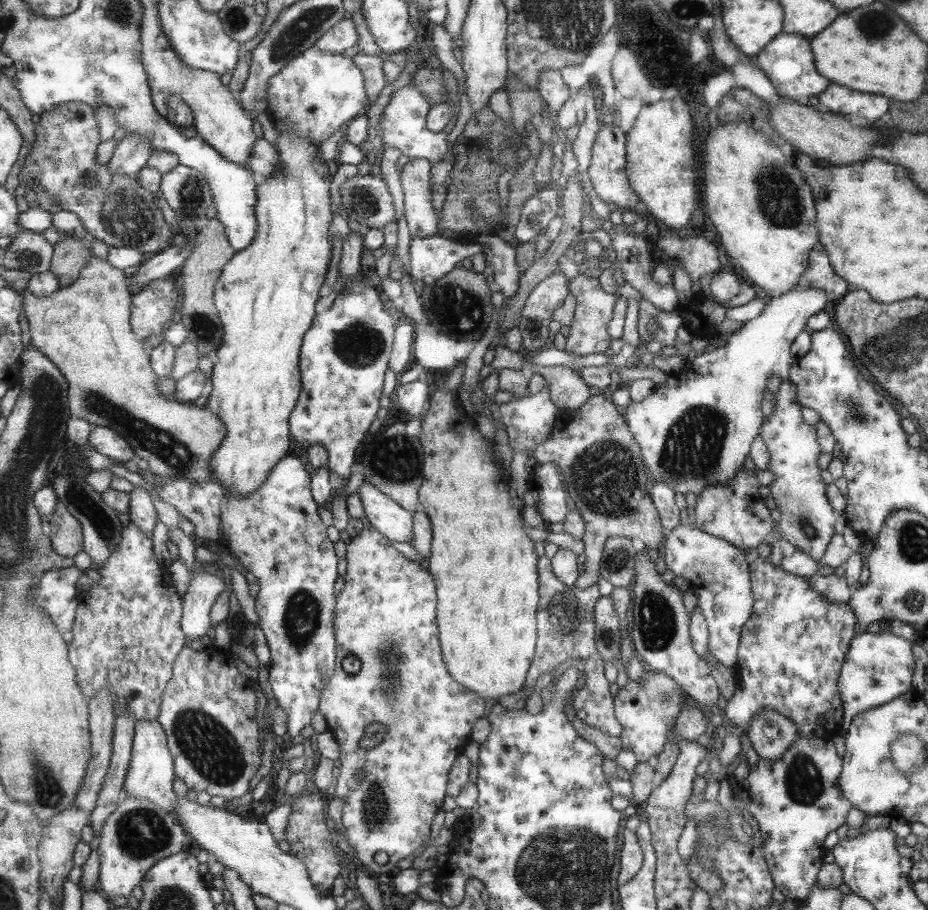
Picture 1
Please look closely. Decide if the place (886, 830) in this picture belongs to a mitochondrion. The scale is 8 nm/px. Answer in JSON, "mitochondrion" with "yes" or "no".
{"mitochondrion":"no"}

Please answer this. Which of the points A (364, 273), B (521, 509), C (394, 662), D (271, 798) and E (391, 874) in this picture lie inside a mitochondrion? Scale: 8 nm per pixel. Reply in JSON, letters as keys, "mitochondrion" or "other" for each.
{"A":"other","B":"other","C":"mitochondrion","D":"other","E":"other"}

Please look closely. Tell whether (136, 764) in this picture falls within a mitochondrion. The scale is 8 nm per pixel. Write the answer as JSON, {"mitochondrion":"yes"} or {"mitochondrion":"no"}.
{"mitochondrion":"no"}

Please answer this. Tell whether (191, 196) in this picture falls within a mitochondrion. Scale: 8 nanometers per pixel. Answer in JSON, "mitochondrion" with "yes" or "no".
{"mitochondrion":"yes"}

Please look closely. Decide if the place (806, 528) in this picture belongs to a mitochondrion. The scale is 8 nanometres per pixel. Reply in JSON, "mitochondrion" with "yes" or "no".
{"mitochondrion":"yes"}

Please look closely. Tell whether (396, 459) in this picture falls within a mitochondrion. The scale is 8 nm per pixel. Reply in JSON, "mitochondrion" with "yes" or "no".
{"mitochondrion":"yes"}

